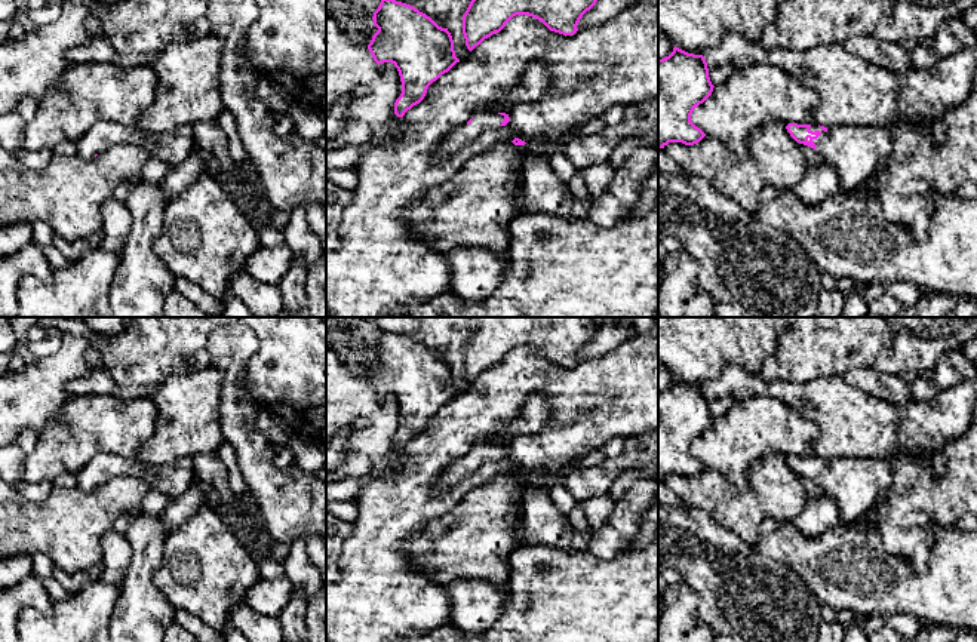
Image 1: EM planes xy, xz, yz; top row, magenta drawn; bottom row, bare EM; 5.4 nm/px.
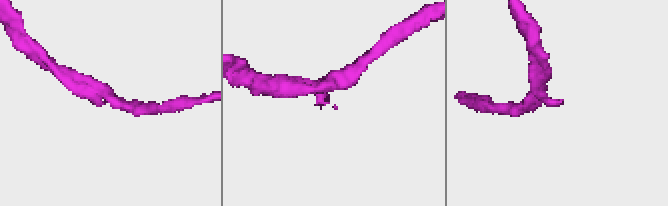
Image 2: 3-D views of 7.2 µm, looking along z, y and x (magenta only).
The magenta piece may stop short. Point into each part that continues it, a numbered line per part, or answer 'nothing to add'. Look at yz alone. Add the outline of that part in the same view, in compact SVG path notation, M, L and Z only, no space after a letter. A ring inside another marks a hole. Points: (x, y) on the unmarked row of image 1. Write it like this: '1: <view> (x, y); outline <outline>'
1: yz (856, 484); outline M812 455L809 463L821 464L812 471L815 483L836 501L845 523L855 522L894 485L892 463L884 458L833 458L824 464Z

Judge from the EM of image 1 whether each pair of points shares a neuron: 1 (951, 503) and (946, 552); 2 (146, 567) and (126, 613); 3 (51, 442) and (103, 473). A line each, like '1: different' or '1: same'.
1: different
2: same
3: different

